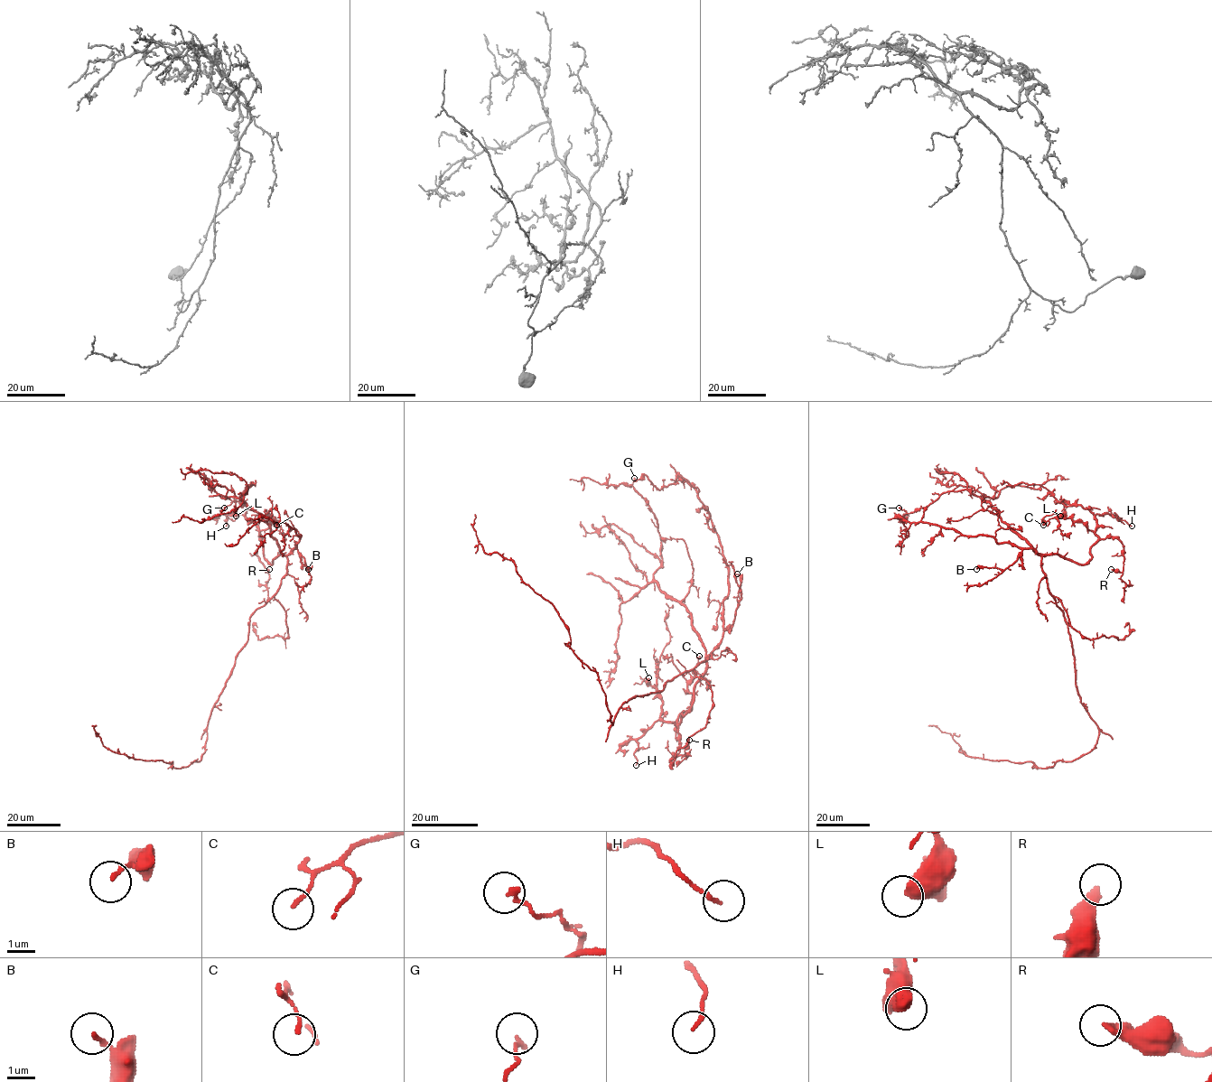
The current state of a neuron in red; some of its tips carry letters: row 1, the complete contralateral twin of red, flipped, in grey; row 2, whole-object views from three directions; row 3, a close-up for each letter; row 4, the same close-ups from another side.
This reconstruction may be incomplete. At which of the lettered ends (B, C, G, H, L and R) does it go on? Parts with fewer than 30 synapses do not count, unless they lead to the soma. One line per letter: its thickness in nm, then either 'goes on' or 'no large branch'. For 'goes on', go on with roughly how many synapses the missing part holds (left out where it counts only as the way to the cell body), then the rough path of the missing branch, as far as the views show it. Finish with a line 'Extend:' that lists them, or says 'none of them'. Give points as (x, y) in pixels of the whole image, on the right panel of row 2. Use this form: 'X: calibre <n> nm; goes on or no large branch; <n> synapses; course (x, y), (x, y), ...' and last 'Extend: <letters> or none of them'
B: calibre 160 nm; no large branch
C: calibre 120 nm; no large branch
G: calibre 140 nm; no large branch
H: calibre 110 nm; no large branch
L: calibre 480 nm; no large branch
R: calibre 320 nm; no large branch
Extend: none of them

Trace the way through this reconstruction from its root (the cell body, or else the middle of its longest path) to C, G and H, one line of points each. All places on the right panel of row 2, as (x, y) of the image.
C: (1071, 642), (1041, 558), (1059, 554), (1085, 564), (1098, 537), (1071, 518), (1055, 517), (1043, 525)
G: (1071, 642), (1063, 612), (1048, 591), (1042, 554), (989, 503), (962, 489), (944, 492), (912, 512), (899, 508)
H: (1071, 642), (1041, 558), (1059, 554), (1085, 564), (1098, 539), (1096, 514), (1132, 526)

